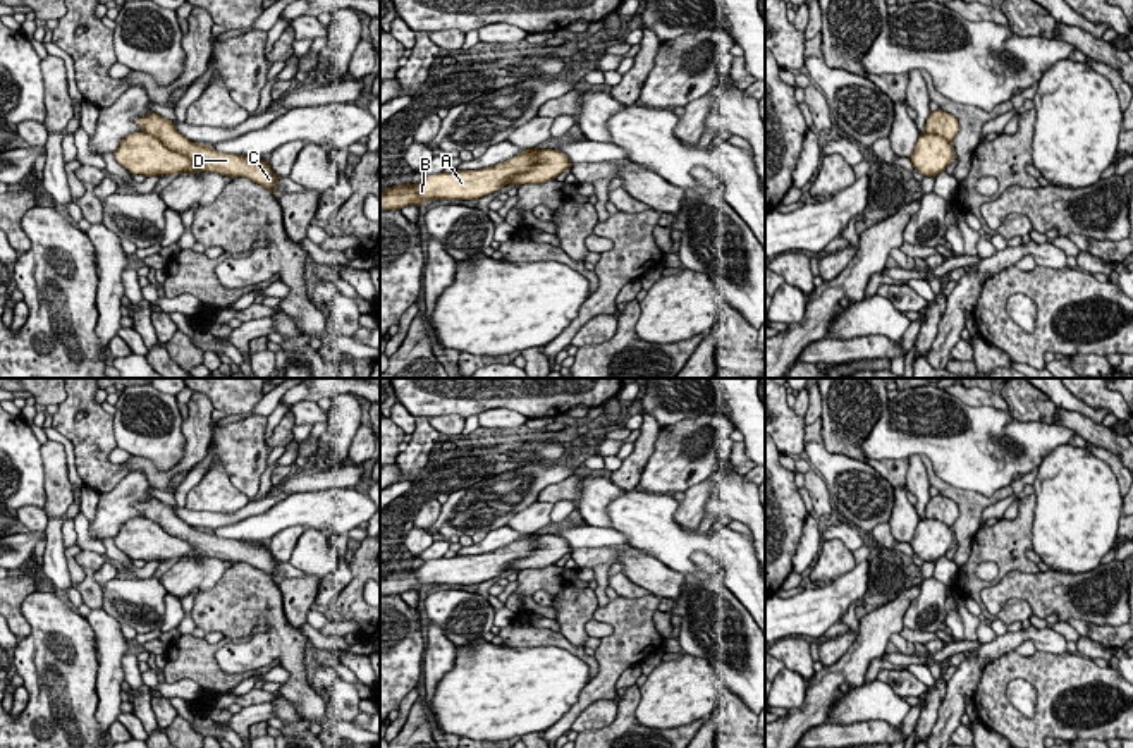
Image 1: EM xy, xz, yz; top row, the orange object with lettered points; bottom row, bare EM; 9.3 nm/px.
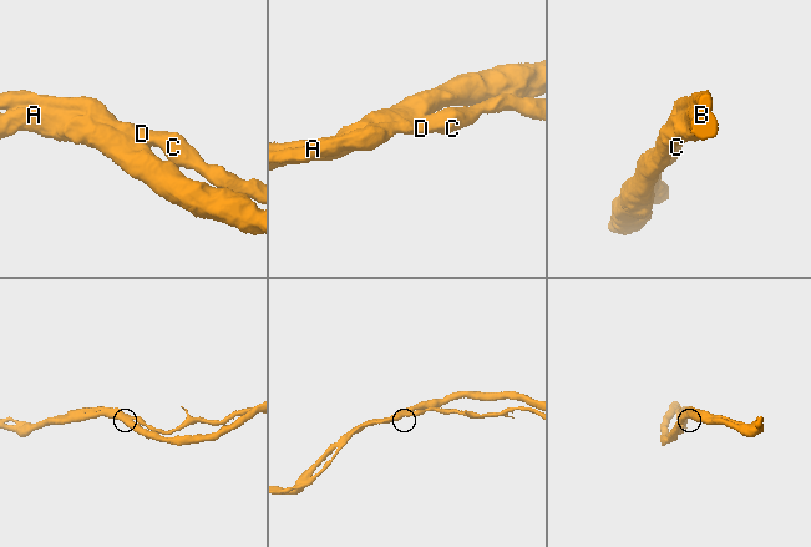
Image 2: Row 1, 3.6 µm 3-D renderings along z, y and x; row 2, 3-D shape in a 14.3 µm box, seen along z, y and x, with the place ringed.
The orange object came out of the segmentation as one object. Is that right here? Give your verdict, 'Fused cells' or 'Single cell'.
Single cell

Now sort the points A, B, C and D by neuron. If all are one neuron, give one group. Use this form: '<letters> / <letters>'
A B C D

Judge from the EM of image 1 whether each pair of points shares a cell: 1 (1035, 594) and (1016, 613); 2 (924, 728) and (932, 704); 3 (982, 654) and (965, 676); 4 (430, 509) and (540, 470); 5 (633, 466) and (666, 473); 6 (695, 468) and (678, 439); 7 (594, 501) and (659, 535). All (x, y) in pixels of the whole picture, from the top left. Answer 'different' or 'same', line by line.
1: different
2: same
3: same
4: different
5: different
6: same
7: different

